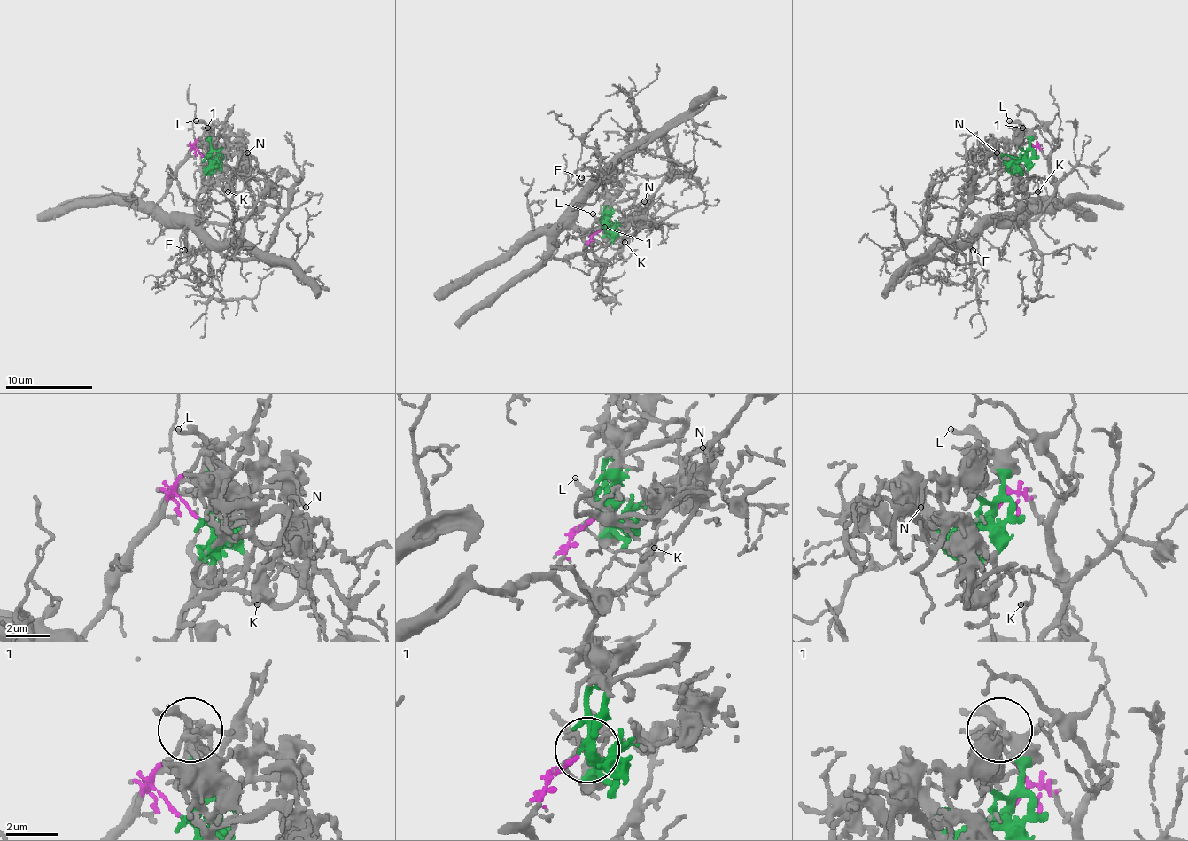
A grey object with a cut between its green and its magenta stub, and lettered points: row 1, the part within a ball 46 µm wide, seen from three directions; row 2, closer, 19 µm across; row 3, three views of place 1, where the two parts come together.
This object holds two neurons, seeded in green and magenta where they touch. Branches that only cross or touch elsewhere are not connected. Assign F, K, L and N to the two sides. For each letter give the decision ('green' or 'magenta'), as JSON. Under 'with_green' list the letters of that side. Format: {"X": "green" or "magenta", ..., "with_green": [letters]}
{"F": "magenta", "K": "magenta", "L": "green", "N": "green", "with_green": ["L", "N"]}

